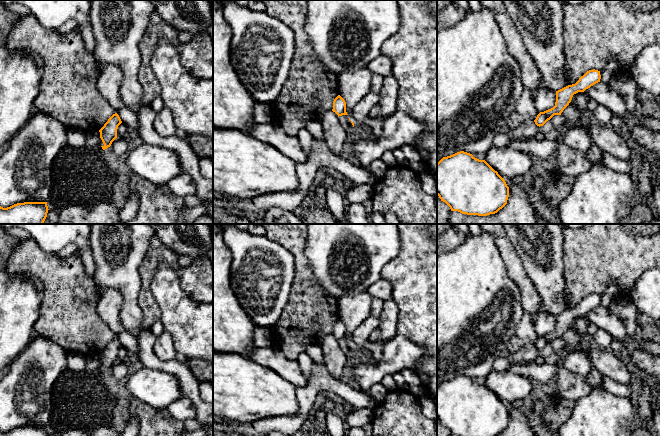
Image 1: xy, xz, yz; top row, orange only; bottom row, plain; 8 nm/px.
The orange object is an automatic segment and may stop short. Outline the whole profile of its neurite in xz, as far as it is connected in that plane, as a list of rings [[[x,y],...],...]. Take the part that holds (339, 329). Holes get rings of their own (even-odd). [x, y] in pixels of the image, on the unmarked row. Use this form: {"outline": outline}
{"outline": [[[340,319],[334,323],[332,335],[335,336],[338,341],[342,339],[348,339],[346,336],[346,326]]]}

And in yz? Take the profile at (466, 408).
{"outline": [[[460,375],[443,381],[437,387],[437,419],[451,435],[498,436],[507,428],[509,411],[504,402],[485,384],[479,384],[470,377]]]}

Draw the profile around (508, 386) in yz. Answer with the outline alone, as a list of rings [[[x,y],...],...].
[[[509,369],[496,372],[492,370],[485,378],[485,385],[502,402],[512,403],[517,399],[524,399],[532,392],[530,377],[514,374]]]

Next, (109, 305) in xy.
[[[107,289],[103,292],[97,304],[97,312],[101,319],[115,334],[125,329],[120,320],[120,310],[123,300],[120,291]]]

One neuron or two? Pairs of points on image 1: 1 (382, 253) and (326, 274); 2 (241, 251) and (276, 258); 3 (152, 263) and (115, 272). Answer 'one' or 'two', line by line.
1: one
2: one
3: two

